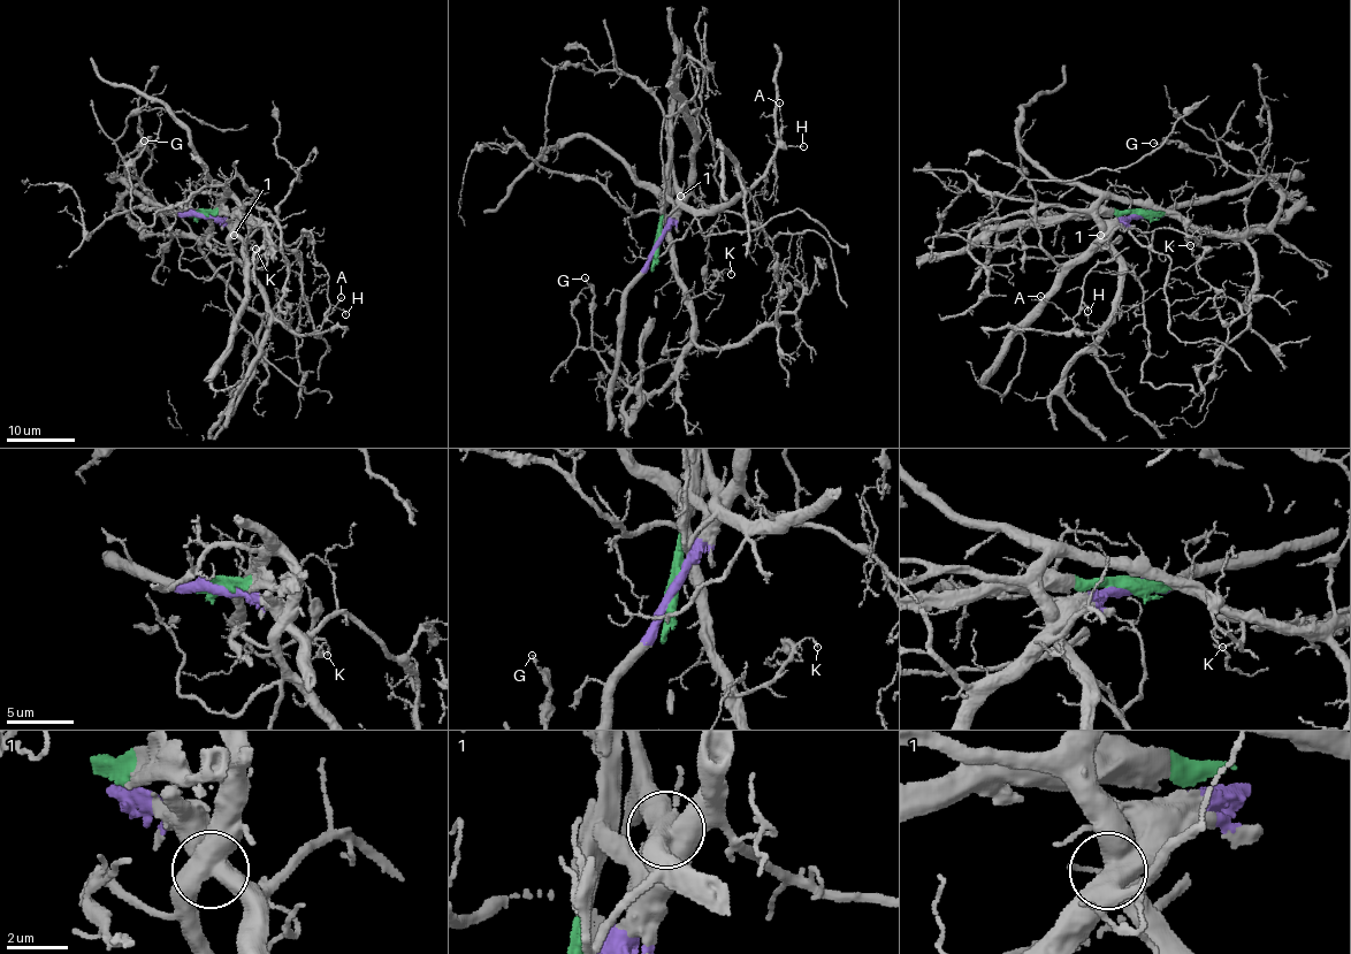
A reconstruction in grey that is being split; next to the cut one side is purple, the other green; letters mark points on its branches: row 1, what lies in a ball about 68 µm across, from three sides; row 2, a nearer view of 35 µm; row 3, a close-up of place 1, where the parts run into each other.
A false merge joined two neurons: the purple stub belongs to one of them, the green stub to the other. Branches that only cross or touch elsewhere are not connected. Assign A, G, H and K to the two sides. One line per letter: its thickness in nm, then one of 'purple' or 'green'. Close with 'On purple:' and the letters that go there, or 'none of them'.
A: 110 nm thick; green
G: 140 nm thick; green
H: 110 nm thick; green
K: 110 nm thick; green
On purple: none of them

